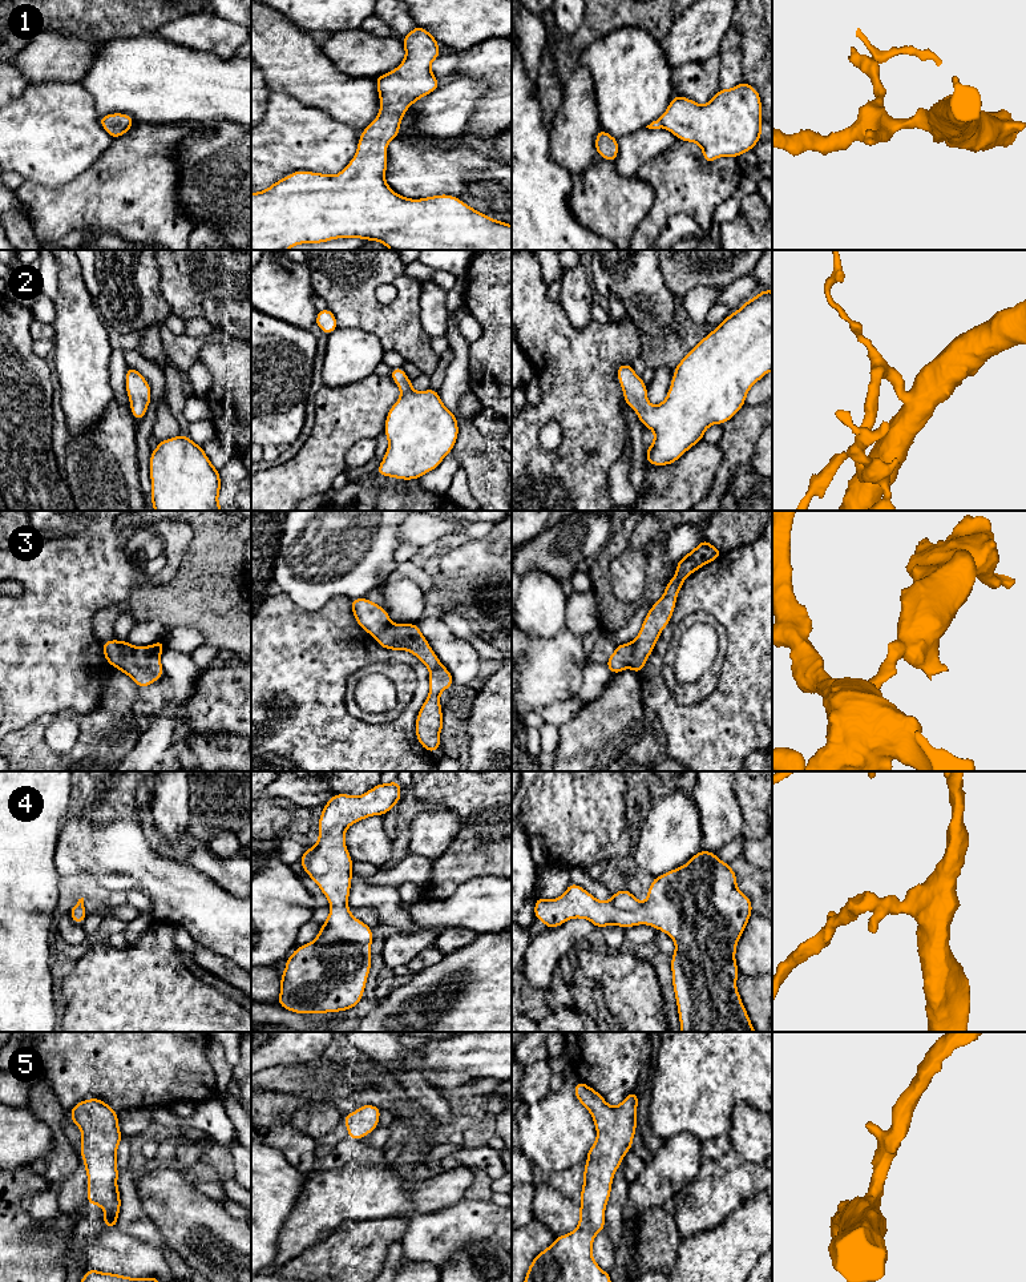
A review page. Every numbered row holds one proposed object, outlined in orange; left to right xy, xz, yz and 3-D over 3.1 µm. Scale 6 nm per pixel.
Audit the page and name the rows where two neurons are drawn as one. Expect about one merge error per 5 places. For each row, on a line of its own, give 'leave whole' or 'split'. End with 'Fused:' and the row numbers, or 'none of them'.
1: leave whole
2: leave whole
3: split
4: leave whole
5: leave whole
Fused: 3

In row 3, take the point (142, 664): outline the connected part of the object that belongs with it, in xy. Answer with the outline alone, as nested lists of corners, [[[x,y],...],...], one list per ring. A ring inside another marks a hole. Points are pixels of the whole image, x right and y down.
[[[128,640],[120,641],[121,657],[117,669],[129,676],[140,689],[149,686],[163,676],[161,654],[163,640],[149,646],[134,646]]]

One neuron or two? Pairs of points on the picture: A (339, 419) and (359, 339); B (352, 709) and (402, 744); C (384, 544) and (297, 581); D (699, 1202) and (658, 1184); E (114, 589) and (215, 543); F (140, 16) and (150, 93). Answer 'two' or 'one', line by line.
A: two
B: two
C: one
D: two
E: two
F: two

